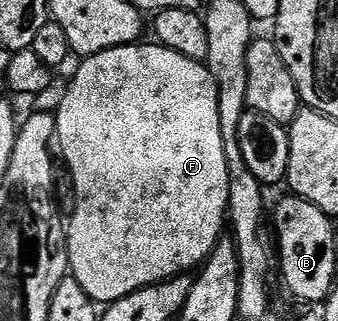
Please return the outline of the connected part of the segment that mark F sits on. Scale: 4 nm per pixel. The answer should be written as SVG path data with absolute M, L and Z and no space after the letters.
M156 41L145 42L128 43L126 47L107 49L82 58L81 68L74 73L61 104L55 107L55 139L58 144L61 142L61 151L65 154L65 163L69 166L70 173L73 174L73 187L77 190L77 208L73 211L73 220L68 220L67 223L71 275L101 305L127 297L141 287L150 287L162 283L164 279L200 268L211 249L215 249L217 242L223 238L224 231L221 230L226 230L227 227L229 174L223 149L223 133L219 129L219 89L215 77L205 63L191 61L191 57L183 57L183 53L175 53Z

